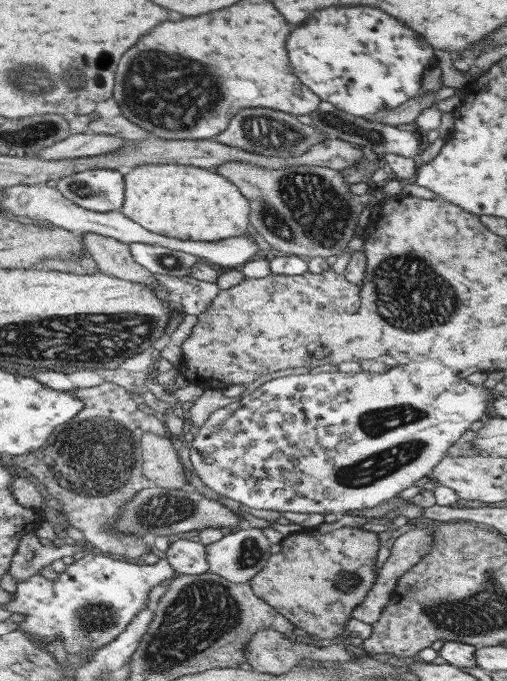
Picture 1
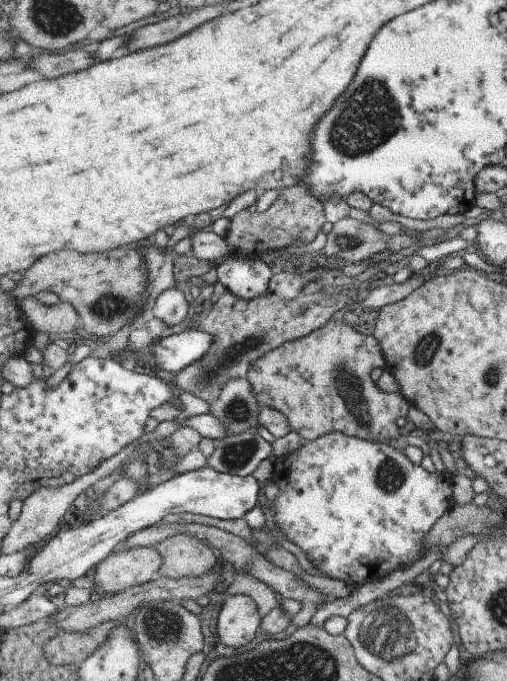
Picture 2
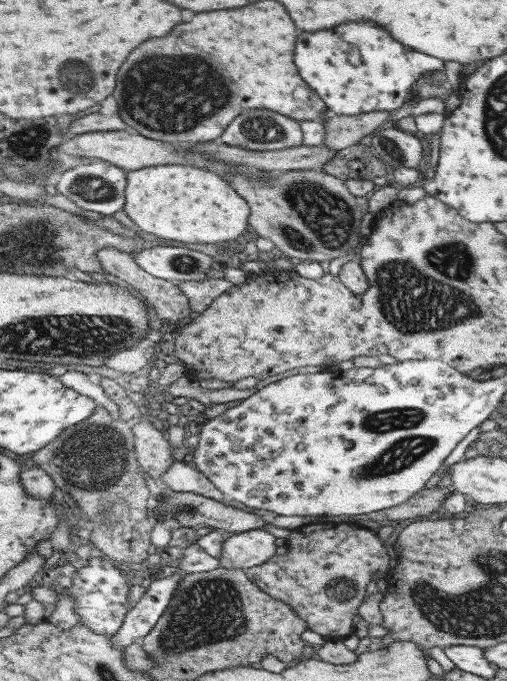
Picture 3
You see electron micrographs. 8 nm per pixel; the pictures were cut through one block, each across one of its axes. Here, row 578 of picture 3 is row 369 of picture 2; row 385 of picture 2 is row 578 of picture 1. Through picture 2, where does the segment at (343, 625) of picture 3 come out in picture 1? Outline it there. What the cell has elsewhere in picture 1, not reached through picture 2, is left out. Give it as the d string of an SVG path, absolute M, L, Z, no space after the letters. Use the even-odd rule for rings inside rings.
M340 528L327 532L326 534L311 534L303 530L299 533L289 535L281 542L282 548L280 552L273 554L268 560L267 566L250 580L251 586L253 586L255 594L265 599L265 601L270 603L271 606L274 606L281 614L286 615L295 626L299 626L300 629L305 630L305 632L309 633L311 636L321 639L344 636L347 633L347 630L345 630L347 624L351 622L351 619L355 619L355 609L359 608L361 602L365 601L367 593L371 592L380 574L380 570L375 569L377 554L379 554L379 546L381 546L381 544L379 544L379 536L377 535L378 534L375 534L375 532L367 532L367 530L361 530L361 528Z

